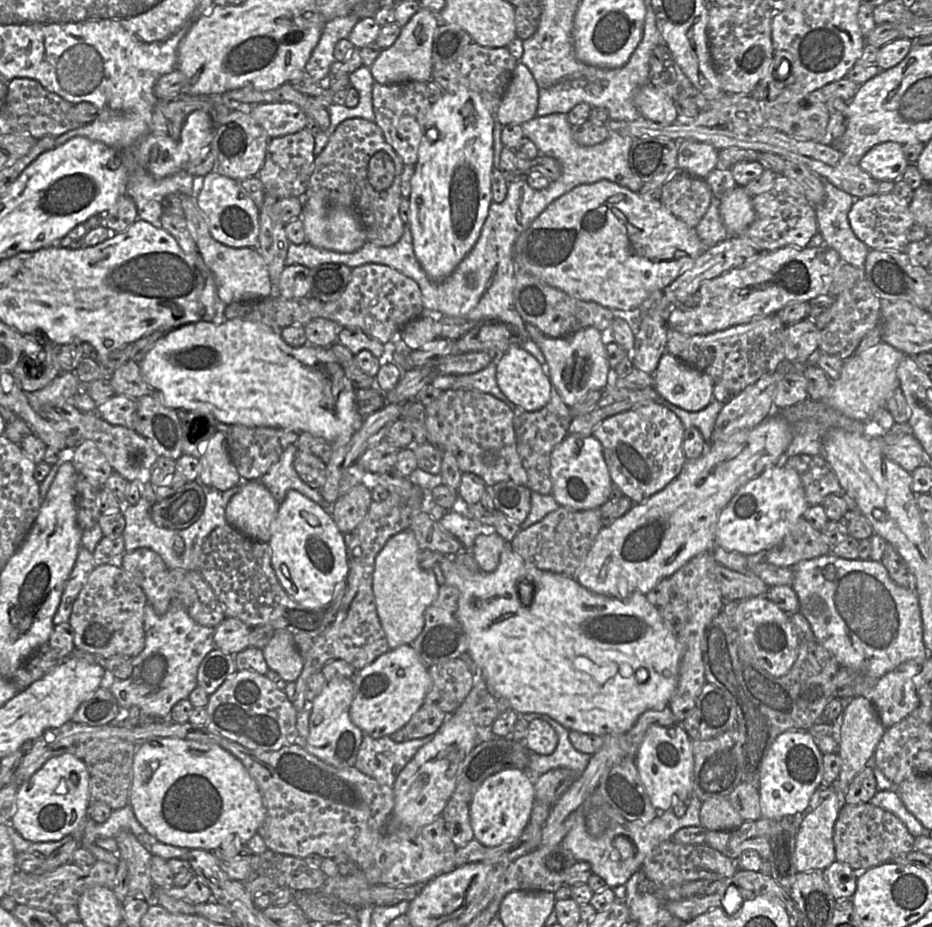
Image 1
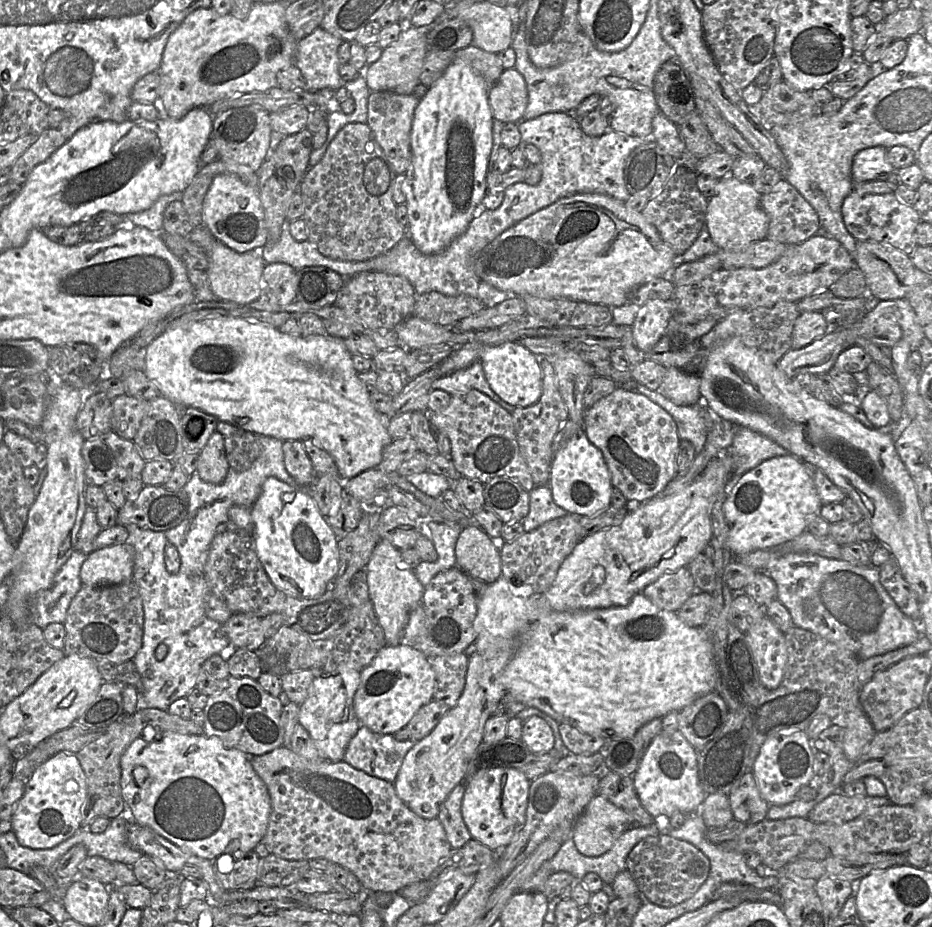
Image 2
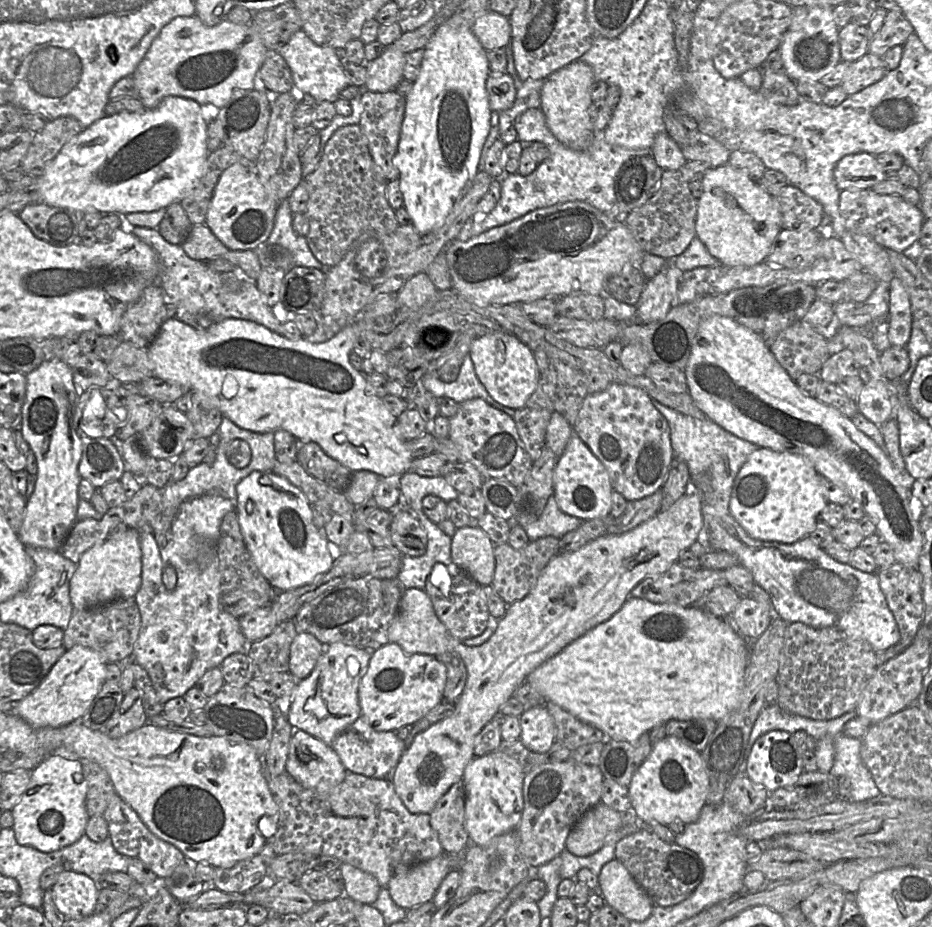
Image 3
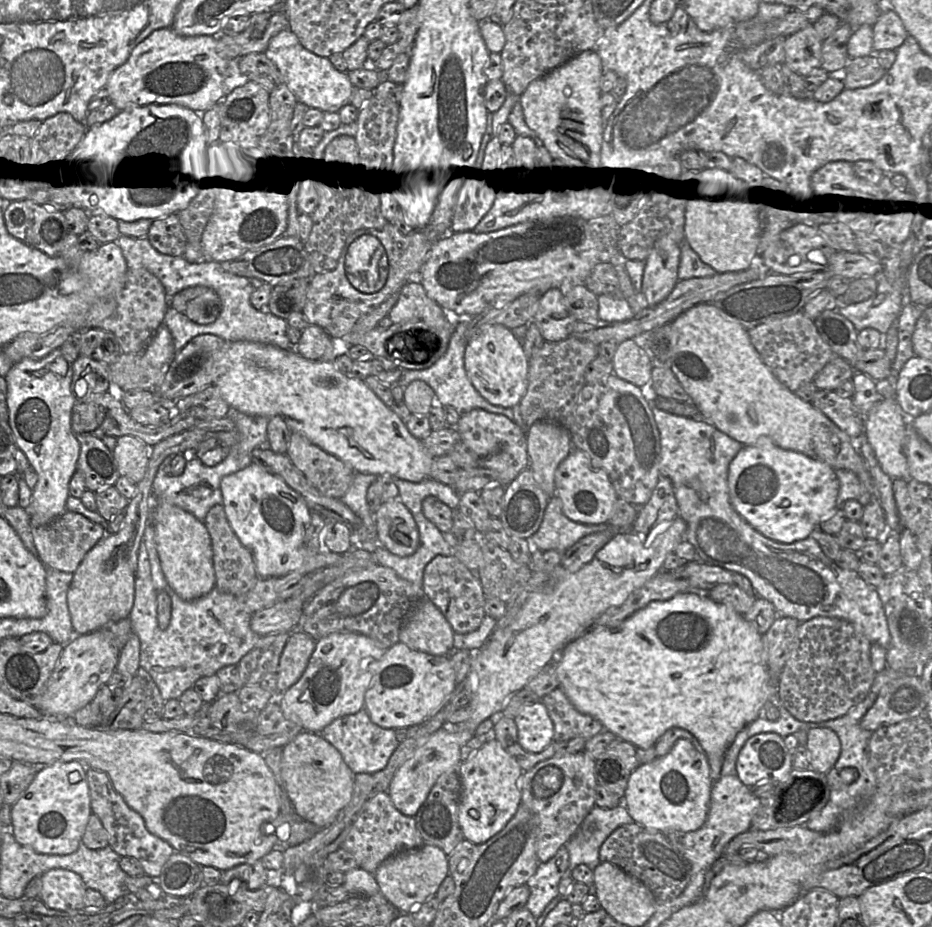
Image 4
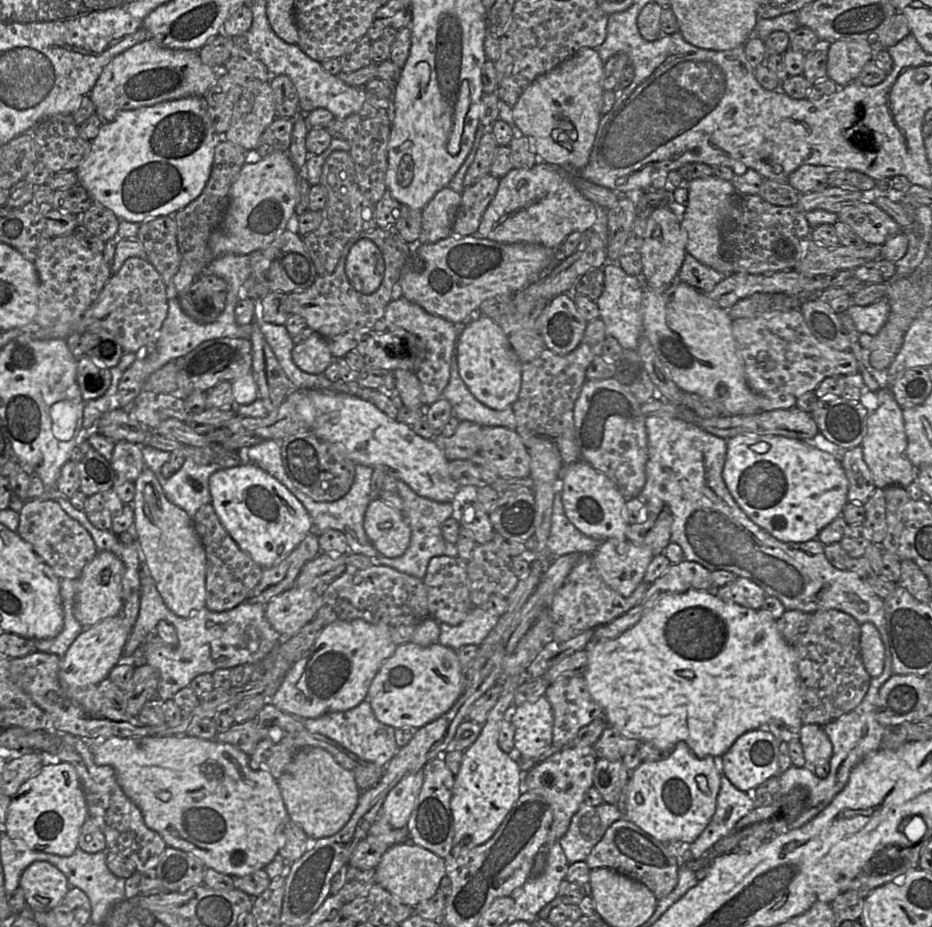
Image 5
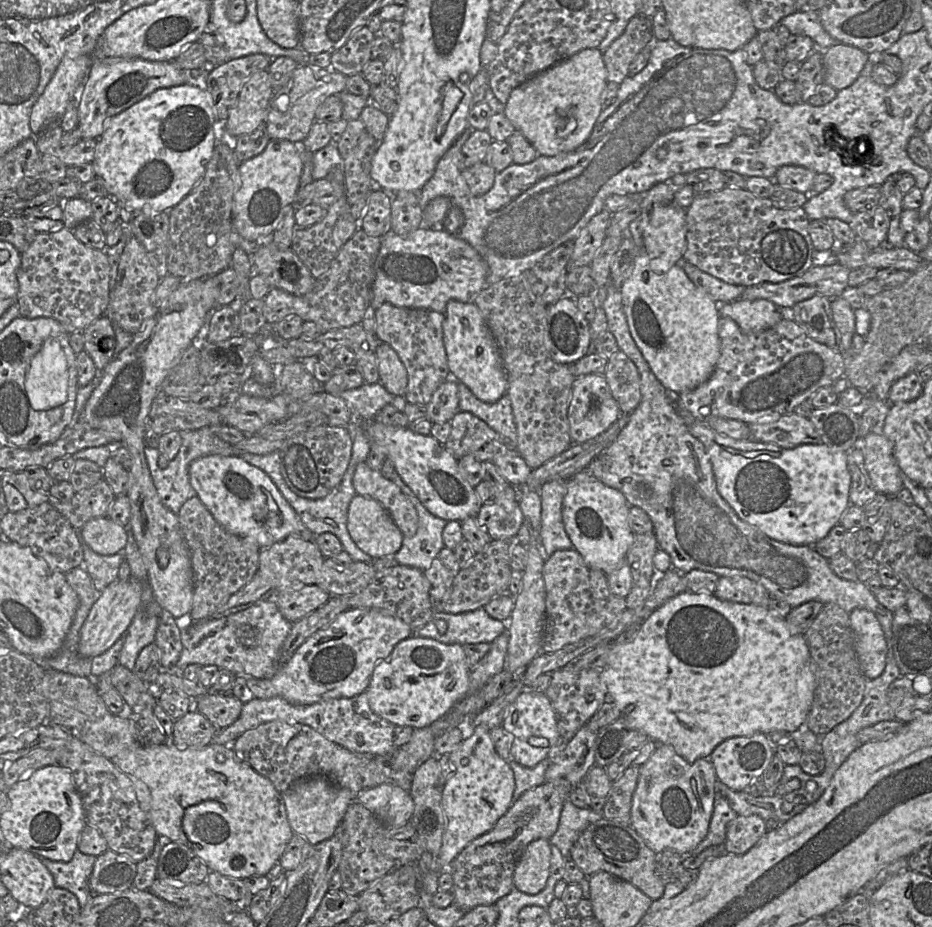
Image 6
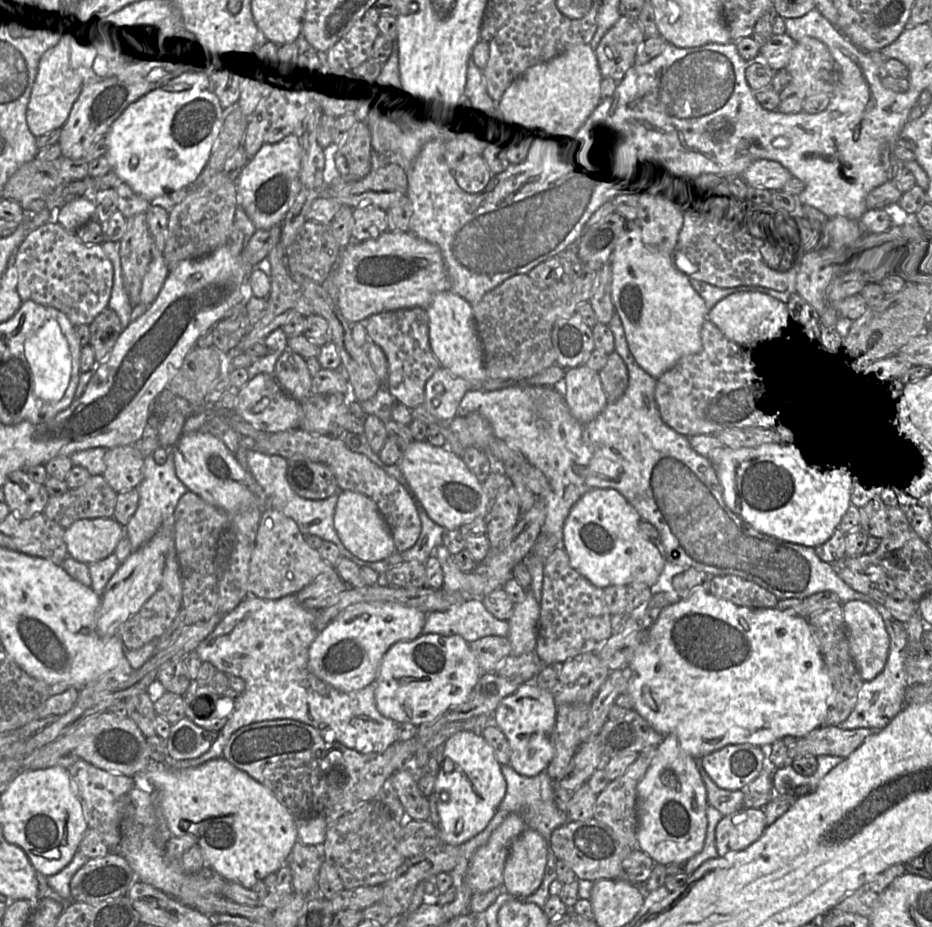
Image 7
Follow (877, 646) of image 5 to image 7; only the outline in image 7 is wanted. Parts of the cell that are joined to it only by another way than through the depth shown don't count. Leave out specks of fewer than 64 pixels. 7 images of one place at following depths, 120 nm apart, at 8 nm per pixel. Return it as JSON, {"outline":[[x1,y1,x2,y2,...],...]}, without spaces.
{"outline":[[851,600,843,604,843,616,851,656,864,681,870,681,884,669,889,652,889,635,879,611,870,603]]}

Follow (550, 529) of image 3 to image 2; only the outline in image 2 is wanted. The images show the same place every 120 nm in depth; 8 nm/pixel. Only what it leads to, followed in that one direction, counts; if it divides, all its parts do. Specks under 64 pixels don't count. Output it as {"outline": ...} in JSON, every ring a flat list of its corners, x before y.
{"outline":[[550,485,535,486,529,492,529,496,529,513,522,521,525,532,532,531,545,522,568,513,554,502]]}

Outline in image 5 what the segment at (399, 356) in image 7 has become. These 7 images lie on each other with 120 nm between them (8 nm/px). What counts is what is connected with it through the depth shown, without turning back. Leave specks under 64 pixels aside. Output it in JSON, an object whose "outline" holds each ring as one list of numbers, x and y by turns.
{"outline":[[402,296,392,299,385,308,383,320,386,331,395,333,400,339,401,352,408,348,410,354,415,354,414,374,421,383,421,402,428,407,442,396,450,378,450,366,455,355,458,330,452,322,425,311,418,304]]}

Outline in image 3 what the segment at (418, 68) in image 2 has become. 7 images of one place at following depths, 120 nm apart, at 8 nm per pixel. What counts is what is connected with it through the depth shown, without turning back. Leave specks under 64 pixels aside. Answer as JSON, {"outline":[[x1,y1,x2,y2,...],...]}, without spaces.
{"outline":[[394,46,386,47,377,59,366,64,367,78,364,90,381,93,393,91,404,80,405,60,405,53]]}

